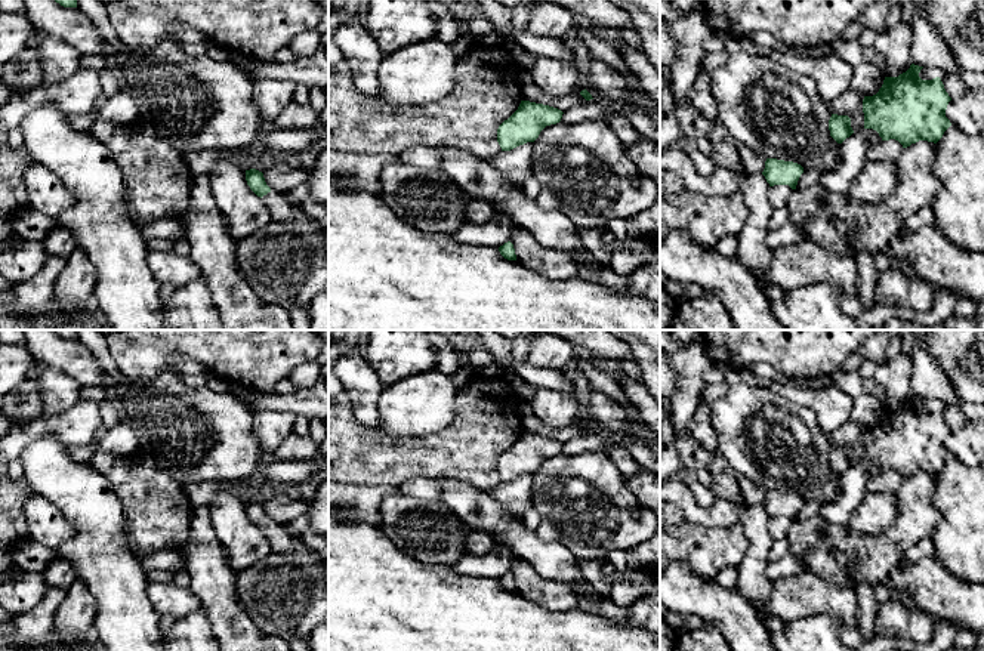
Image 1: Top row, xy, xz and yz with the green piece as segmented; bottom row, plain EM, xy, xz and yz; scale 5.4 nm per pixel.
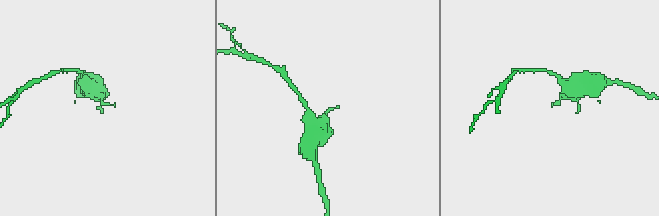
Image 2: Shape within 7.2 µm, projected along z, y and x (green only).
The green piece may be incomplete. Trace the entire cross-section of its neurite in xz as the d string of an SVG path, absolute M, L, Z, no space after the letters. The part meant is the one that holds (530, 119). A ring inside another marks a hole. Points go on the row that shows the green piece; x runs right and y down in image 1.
M521 101L518 109L497 129L502 151L534 142L546 126L559 123L562 114L561 109L549 105Z

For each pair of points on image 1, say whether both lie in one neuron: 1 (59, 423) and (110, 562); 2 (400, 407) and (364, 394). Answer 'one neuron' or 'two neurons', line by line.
1: two neurons
2: two neurons

